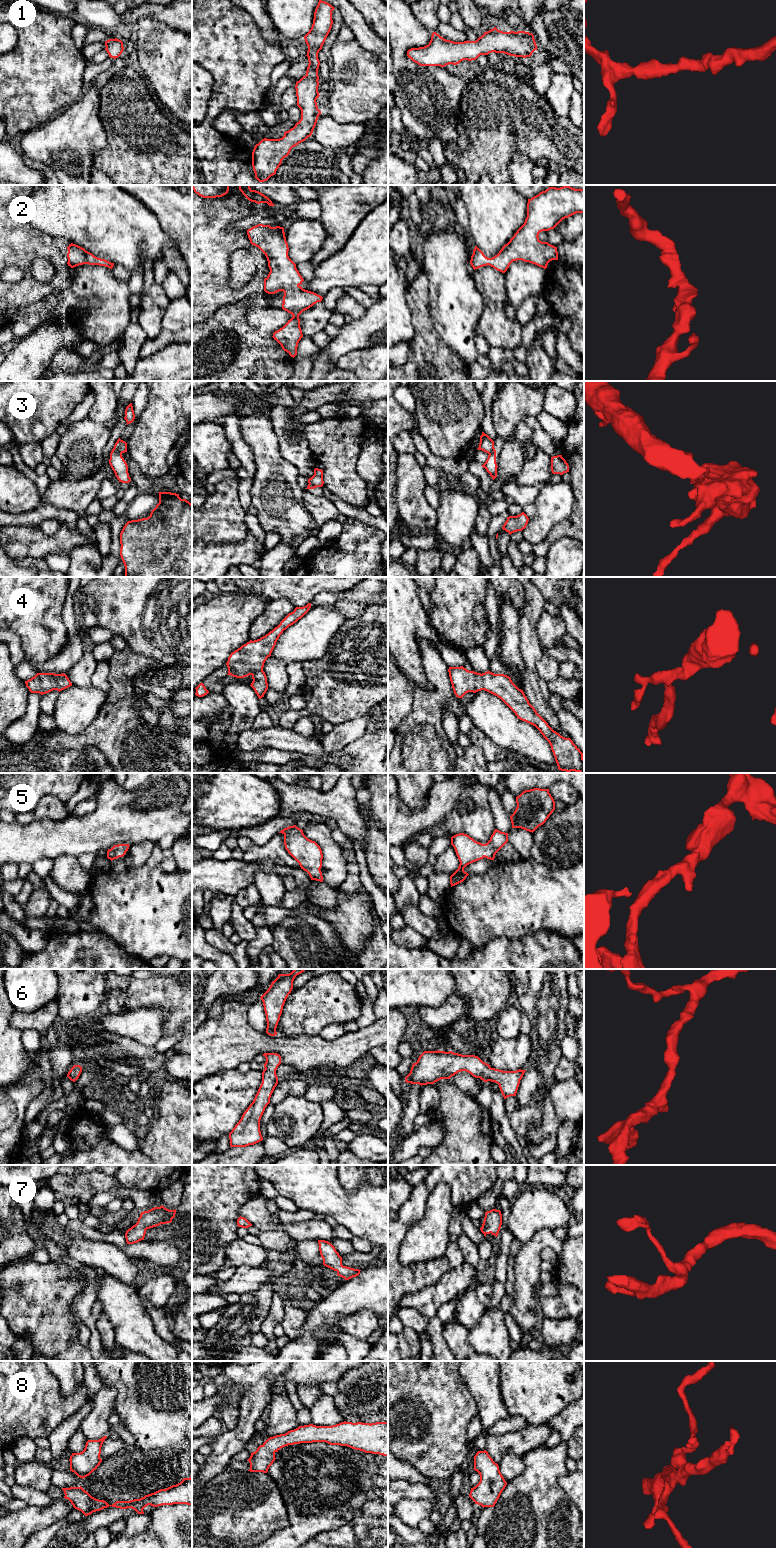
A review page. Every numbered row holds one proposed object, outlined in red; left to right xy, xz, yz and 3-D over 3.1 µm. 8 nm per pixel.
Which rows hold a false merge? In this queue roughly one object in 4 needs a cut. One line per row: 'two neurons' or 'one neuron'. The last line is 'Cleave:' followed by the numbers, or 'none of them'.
1: one neuron
2: one neuron
3: two neurons
4: one neuron
5: one neuron
6: one neuron
7: one neuron
8: one neuron
Cleave: 3

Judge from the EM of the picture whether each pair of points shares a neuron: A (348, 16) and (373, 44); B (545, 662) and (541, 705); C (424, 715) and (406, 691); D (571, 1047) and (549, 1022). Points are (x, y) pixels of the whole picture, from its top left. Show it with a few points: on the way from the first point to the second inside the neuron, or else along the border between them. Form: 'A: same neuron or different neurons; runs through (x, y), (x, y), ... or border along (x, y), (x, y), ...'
A: same neuron; runs through (355, 23), (366, 37)
B: different neurons; border along (541, 656), (536, 662), (536, 673), (547, 683)
C: different neurons; border along (415, 685), (412, 708), (402, 720)
D: different neurons; border along (566, 1035), (561, 1043), (562, 1055)

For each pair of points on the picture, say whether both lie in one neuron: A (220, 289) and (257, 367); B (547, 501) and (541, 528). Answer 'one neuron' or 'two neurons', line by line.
A: two neurons
B: one neuron

